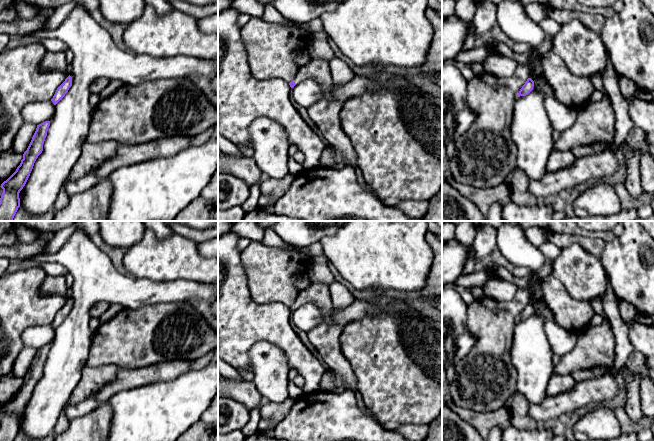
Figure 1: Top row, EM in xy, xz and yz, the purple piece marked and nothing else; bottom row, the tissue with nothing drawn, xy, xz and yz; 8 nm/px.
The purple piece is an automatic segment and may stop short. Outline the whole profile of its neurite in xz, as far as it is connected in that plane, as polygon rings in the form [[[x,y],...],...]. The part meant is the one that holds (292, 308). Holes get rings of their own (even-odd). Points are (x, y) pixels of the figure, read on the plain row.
[[[317,282],[311,283],[308,288],[299,292],[289,309],[293,312],[307,302],[315,302],[325,317],[322,323],[308,333],[311,344],[327,364],[328,369],[339,375],[344,380],[347,389],[353,391],[360,398],[355,373],[341,350],[340,334],[343,328],[332,320],[333,306],[329,287]]]

